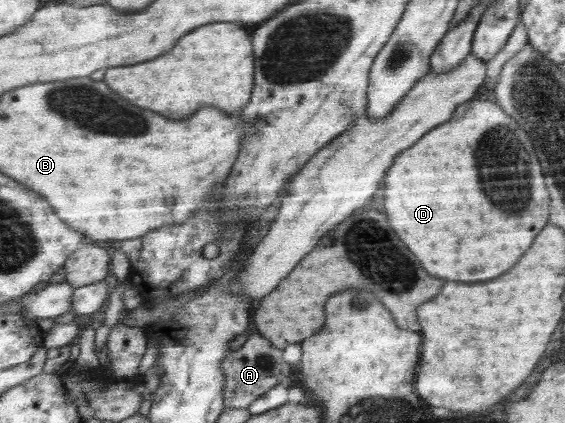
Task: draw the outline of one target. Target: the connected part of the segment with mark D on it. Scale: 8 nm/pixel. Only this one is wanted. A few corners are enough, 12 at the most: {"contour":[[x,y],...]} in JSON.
{"contour":[[473,99],[385,175],[437,278],[501,276],[547,226],[531,138]]}

